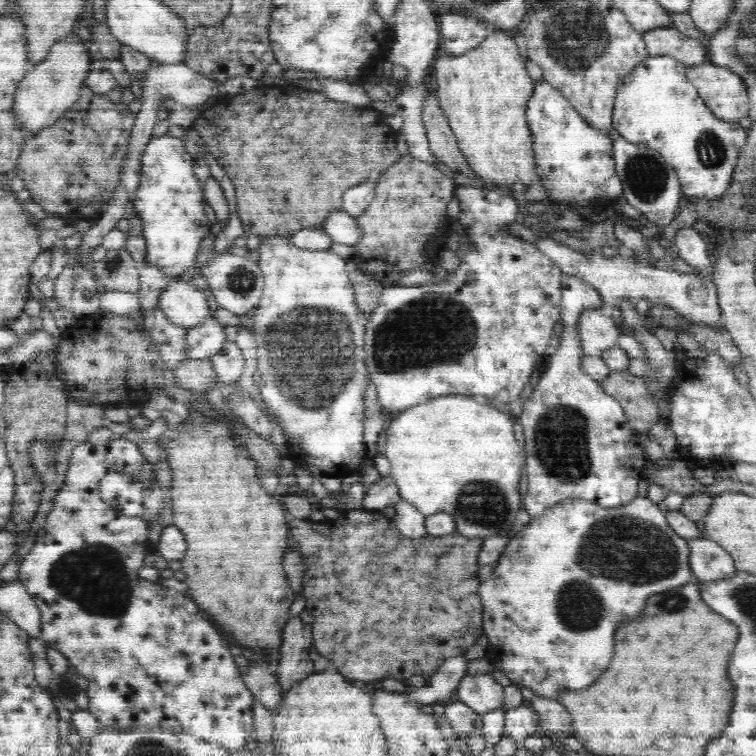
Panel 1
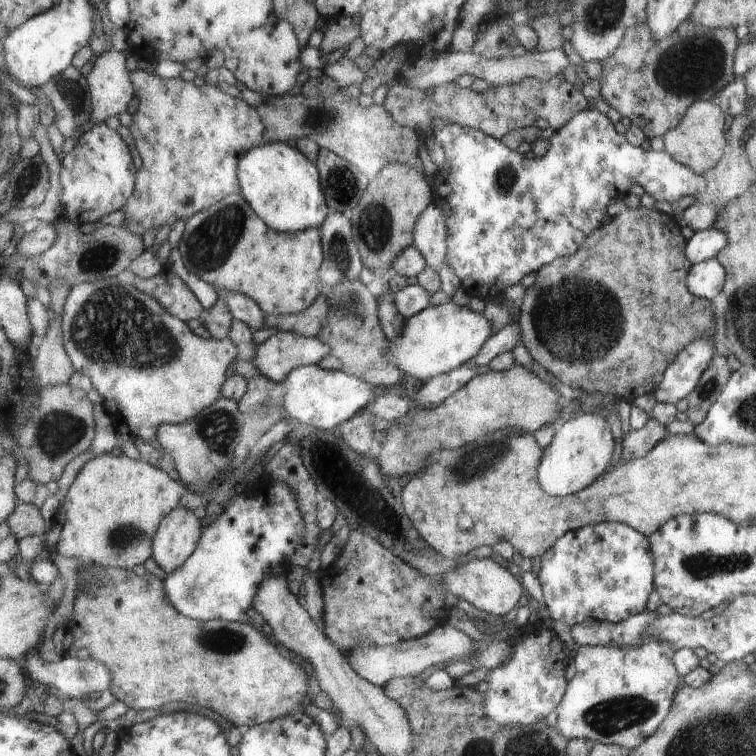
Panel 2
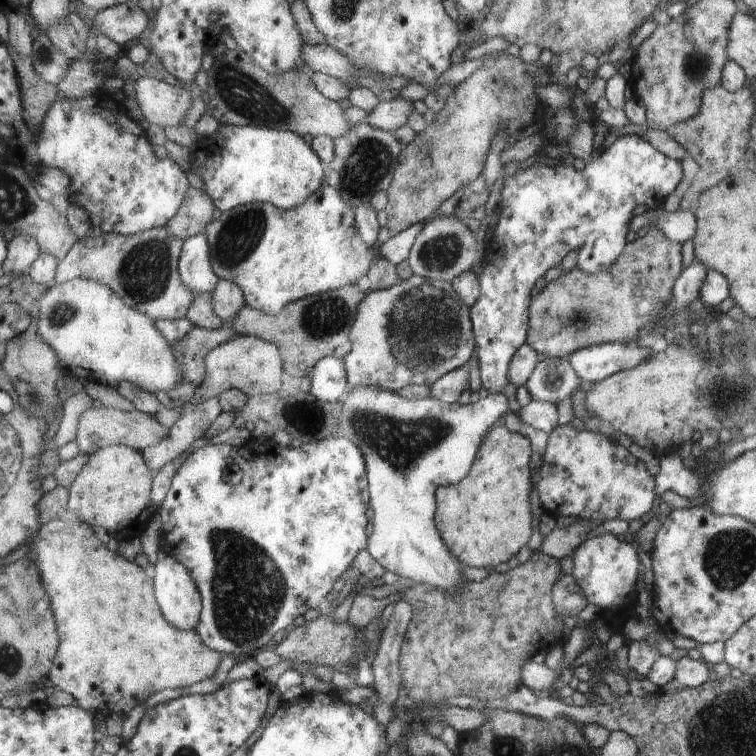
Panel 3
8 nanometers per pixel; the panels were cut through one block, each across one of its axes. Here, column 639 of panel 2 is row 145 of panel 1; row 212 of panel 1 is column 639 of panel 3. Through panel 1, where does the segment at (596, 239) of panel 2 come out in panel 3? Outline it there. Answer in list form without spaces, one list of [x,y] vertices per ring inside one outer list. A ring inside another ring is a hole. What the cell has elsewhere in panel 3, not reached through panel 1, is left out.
[[[652,226],[644,237],[628,243],[611,267],[602,268],[598,273],[587,273],[576,267],[547,285],[542,284],[532,297],[528,344],[544,356],[567,358],[584,347],[627,343],[638,338],[642,330],[646,330],[652,323],[662,323],[663,316],[667,316],[667,308],[673,298],[672,286],[682,270],[680,250],[680,244],[672,242],[658,227]]]

